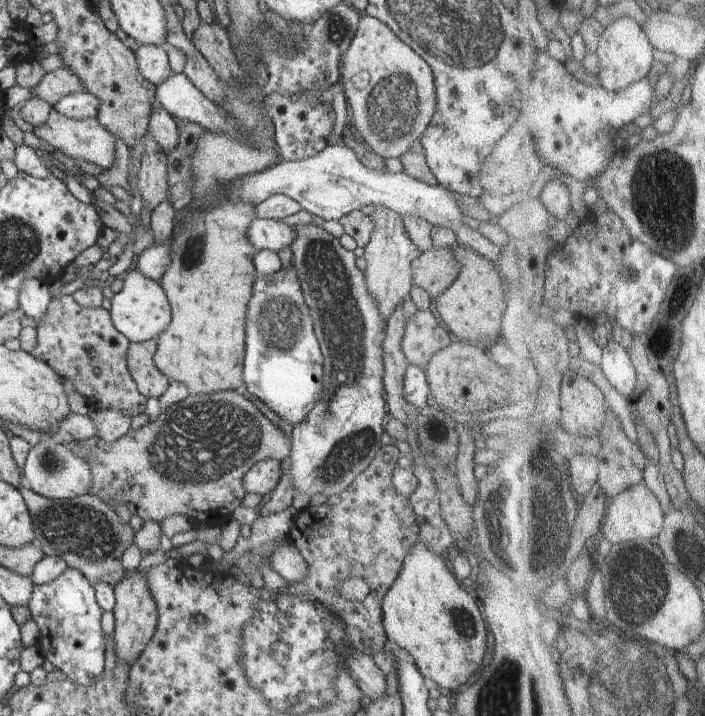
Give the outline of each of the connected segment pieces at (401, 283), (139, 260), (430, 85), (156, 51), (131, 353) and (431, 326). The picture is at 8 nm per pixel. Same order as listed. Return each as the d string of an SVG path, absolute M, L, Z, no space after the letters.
M376 205L374 212L369 217L373 222L373 231L363 255L367 262L364 272L369 295L377 300L379 311L383 319L387 320L396 306L408 300L410 288L412 288L411 264L422 252L408 237L401 214L390 210L388 207Z
M172 236L164 242L153 243L145 248L134 260L133 269L140 271L144 276L152 280L160 280L170 266Z
M363 13L350 46L341 56L340 79L345 99L350 102L352 133L366 148L383 158L399 157L409 146L421 138L436 108L436 91L430 65L387 24L376 17Z
M133 45L133 49L139 71L152 84L157 86L175 74L164 48L157 45Z
M155 339L141 343L131 342L127 350L127 367L138 390L147 398L159 398L169 387L171 381L154 364L157 349Z
M425 310L416 311L409 318L405 328L405 337L401 345L409 364L419 366L426 372L432 356L438 351L441 351L442 348L446 348L448 344L451 344L452 340L450 332L440 326L438 320L436 320L436 316L430 310Z

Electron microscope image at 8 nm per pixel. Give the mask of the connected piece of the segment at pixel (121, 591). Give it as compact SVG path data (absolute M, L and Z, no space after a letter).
M145 570L129 572L114 586L115 605L112 610L115 616L116 654L119 661L132 664L154 636L158 624L158 607L151 595Z

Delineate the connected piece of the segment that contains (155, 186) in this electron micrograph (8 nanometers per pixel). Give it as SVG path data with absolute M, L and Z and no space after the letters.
M148 130L141 166L137 170L137 184L143 204L153 208L167 199L169 184L167 179L167 155L163 153L154 135Z

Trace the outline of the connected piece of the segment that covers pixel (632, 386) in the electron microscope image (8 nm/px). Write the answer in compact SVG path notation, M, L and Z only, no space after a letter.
M617 341L610 342L605 350L602 368L611 384L629 400L638 390L640 372L632 360L632 354L626 346Z

